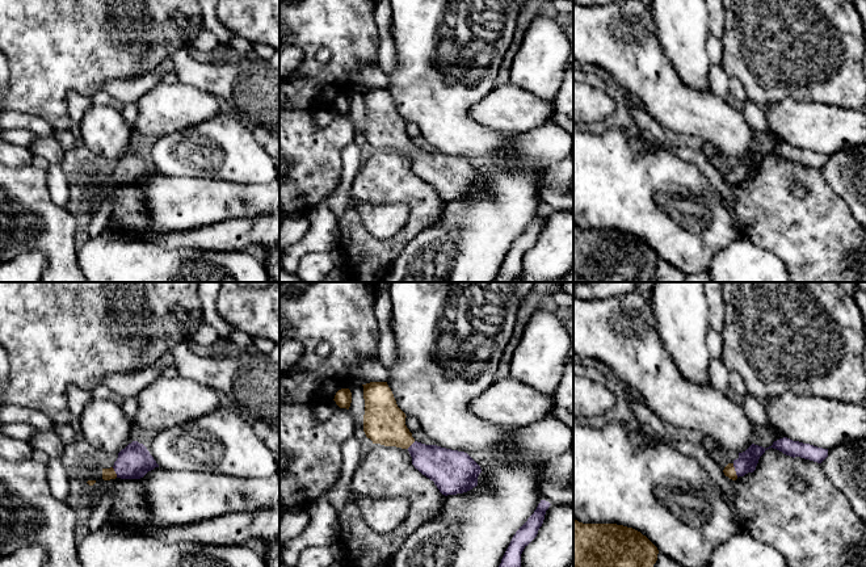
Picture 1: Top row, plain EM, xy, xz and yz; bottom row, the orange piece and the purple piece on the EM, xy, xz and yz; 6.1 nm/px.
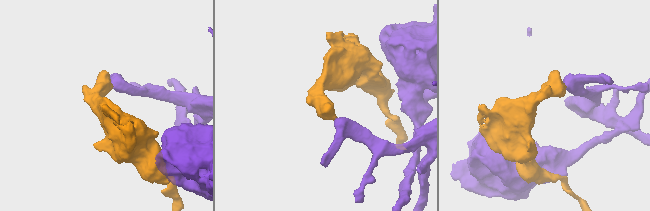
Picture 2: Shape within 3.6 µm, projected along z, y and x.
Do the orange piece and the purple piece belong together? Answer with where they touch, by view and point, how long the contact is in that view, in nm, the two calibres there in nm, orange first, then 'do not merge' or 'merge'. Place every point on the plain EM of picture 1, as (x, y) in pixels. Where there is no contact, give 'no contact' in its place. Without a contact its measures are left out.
contact yz (734, 176); length 90 nm; calibres 70 and 120 nm; merge

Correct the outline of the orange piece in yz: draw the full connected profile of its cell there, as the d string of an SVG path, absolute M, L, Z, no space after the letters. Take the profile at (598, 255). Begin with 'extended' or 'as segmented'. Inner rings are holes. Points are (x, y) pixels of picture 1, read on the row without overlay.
as segmented; M573 224L573 282L652 282L657 253L640 238L617 230L583 230Z

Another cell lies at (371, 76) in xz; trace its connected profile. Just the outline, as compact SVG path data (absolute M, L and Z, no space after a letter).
M375 63L354 72L349 79L349 83L353 92L370 88L388 88L388 75Z

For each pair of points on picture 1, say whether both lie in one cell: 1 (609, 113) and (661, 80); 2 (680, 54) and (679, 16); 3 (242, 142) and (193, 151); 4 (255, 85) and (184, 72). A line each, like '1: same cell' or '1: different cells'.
1: different cells
2: same cell
3: same cell
4: same cell

